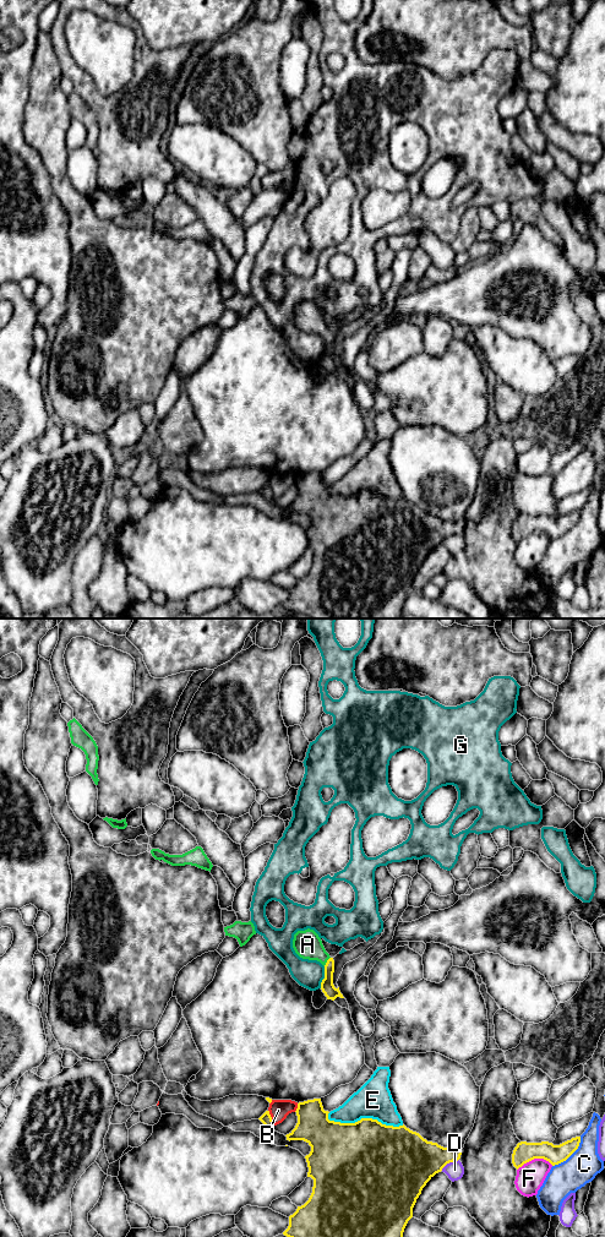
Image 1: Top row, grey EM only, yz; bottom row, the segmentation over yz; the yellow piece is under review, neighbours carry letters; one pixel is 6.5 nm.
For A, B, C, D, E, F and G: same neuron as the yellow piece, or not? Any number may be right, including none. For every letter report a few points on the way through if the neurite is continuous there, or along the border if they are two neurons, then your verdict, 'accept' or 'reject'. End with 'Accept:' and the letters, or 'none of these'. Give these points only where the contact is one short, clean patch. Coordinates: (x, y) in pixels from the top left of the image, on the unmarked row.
A: way yz (331, 365), (328, 361), (327, 334), (308, 317); accept
B: reject
C: reject
D: reject
E: reject
F: reject
G: border yz (325, 339), (325, 350), (320, 360); reject
Accept: A

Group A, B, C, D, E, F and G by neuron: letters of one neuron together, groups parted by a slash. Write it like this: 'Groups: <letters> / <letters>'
Groups: A / B / C / D / E / F / G

